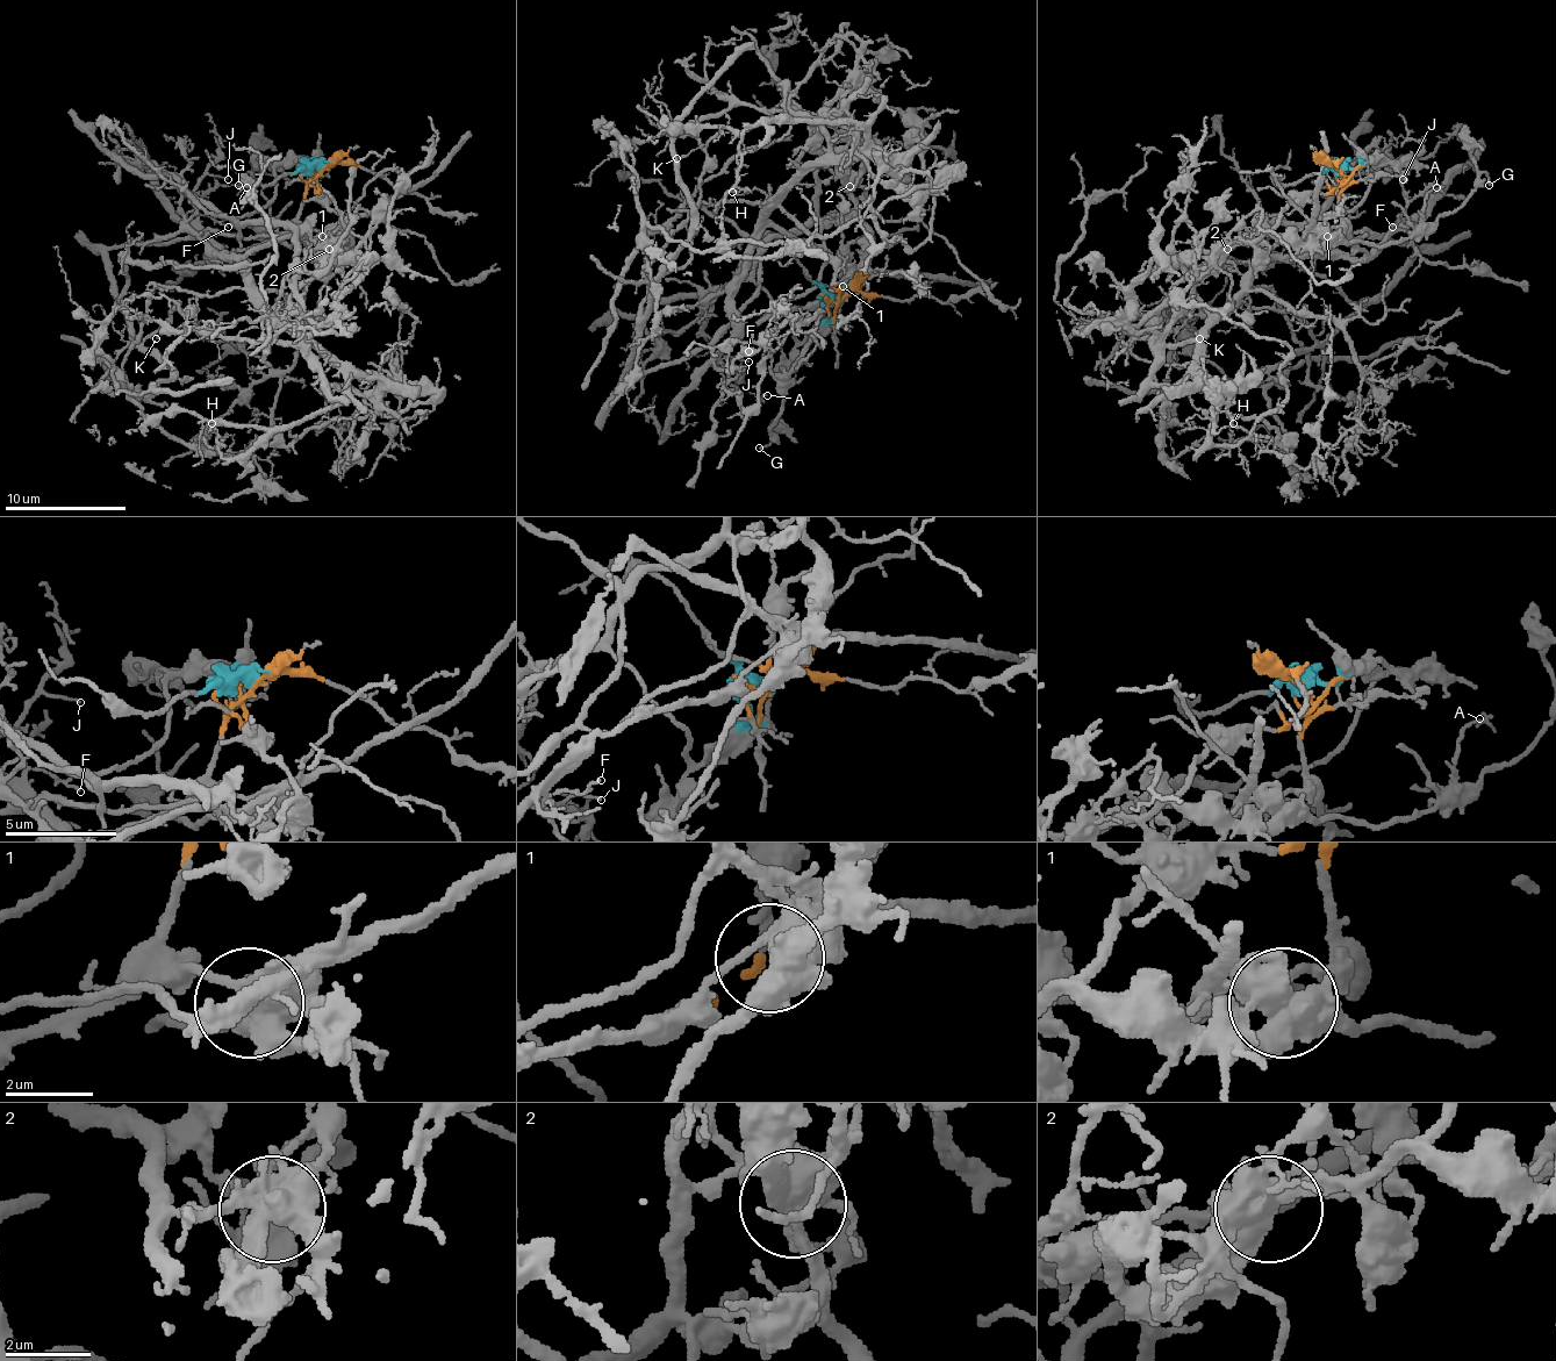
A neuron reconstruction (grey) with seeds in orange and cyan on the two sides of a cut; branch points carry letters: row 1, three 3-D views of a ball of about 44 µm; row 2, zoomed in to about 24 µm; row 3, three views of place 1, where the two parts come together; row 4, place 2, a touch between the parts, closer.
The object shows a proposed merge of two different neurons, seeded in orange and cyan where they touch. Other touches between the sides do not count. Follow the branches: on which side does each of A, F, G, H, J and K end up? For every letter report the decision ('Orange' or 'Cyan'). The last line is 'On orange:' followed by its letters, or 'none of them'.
A: Orange
F: Orange
G: Orange
H: Orange
J: Orange
K: Cyan
On orange: A, F, G, H, J

